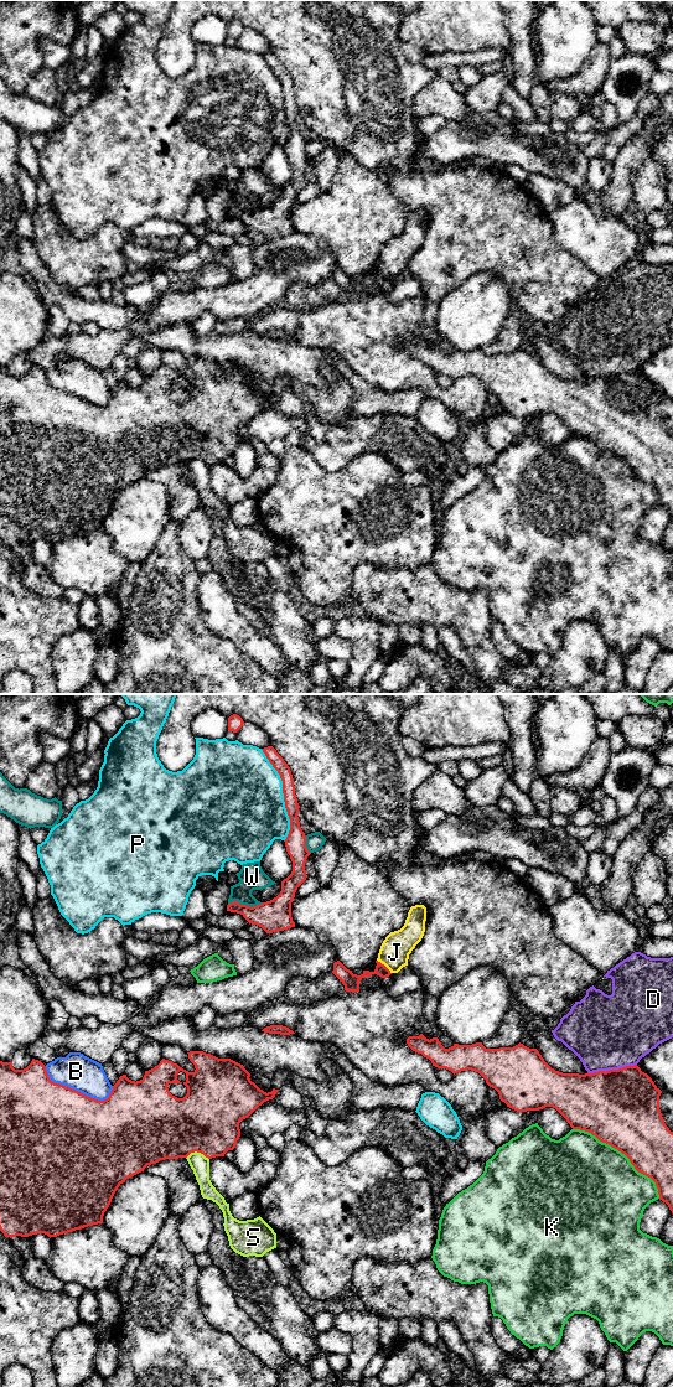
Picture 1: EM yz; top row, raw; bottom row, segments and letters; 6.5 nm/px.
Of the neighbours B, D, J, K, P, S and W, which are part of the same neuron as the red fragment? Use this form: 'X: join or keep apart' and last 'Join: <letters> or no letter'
B: keep apart
D: keep apart
J: join
K: keep apart
P: keep apart
S: keep apart
W: keep apart
Join: J

